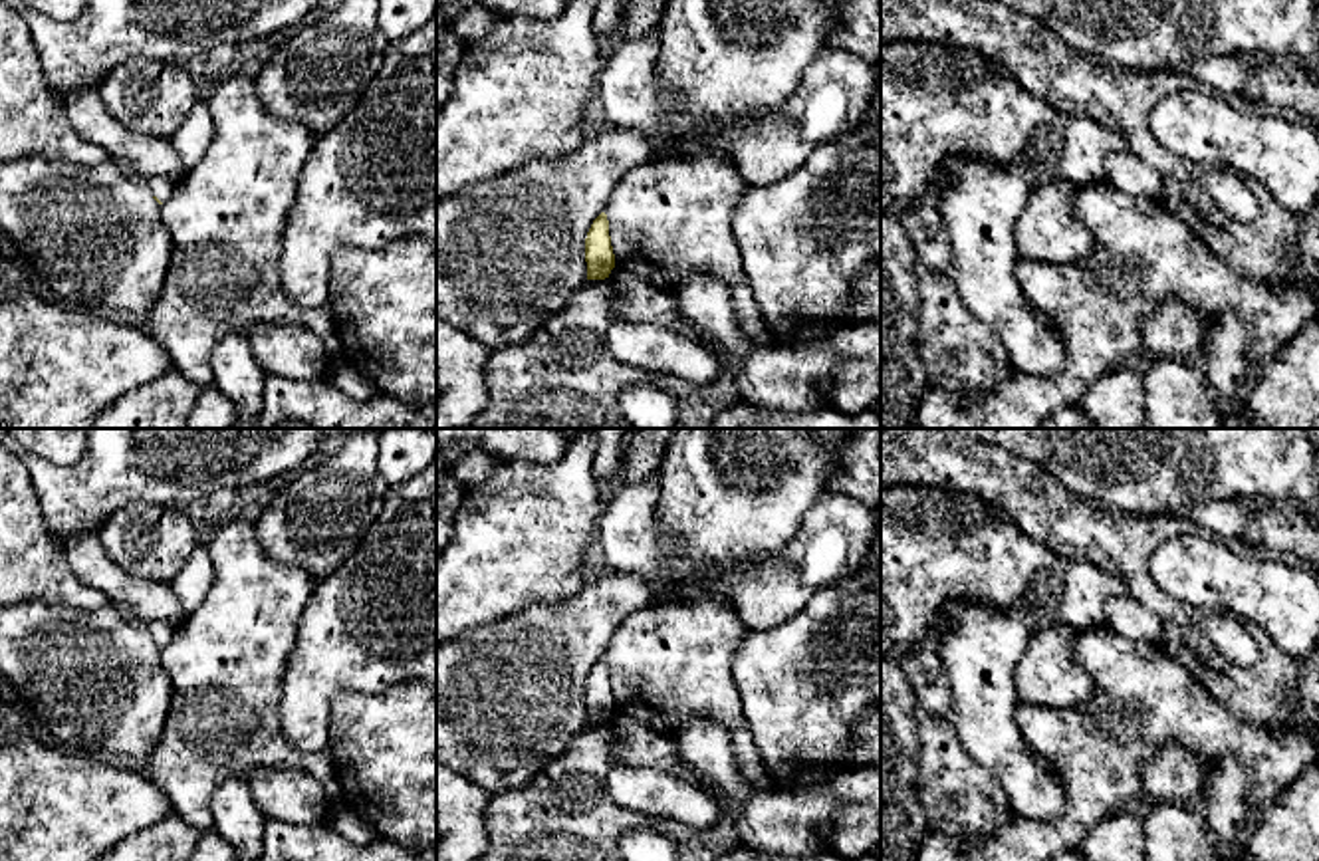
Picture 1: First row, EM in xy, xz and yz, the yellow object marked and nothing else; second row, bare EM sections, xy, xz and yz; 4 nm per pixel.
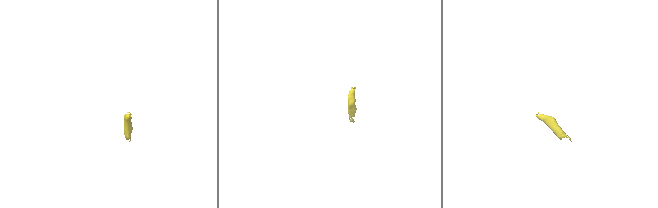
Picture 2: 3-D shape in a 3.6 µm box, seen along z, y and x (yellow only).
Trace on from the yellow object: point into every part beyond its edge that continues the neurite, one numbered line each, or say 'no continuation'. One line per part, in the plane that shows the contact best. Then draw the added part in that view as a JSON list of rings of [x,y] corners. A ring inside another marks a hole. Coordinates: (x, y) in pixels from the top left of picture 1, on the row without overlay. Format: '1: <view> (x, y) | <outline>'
1: xy (159, 631) | [[[147,623],[147,629],[153,637],[153,641],[157,641],[161,647],[165,647],[171,637],[173,637],[173,629],[169,623]]]

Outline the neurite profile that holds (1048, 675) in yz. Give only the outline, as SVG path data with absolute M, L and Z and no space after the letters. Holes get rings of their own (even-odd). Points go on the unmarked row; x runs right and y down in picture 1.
M1053 621L1029 641L1016 667L1016 694L1019 704L1071 708L1095 692L1091 675L1073 659L1077 631Z

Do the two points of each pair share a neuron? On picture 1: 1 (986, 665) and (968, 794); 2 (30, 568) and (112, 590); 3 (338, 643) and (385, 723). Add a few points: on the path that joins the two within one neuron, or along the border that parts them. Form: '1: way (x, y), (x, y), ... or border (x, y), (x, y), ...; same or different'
1: border (951, 719), (962, 748), (996, 780), (1004, 794); different
2: border (62, 544), (70, 570), (112, 604); different
3: border (413, 681), (377, 693), (340, 693), (328, 719); different

